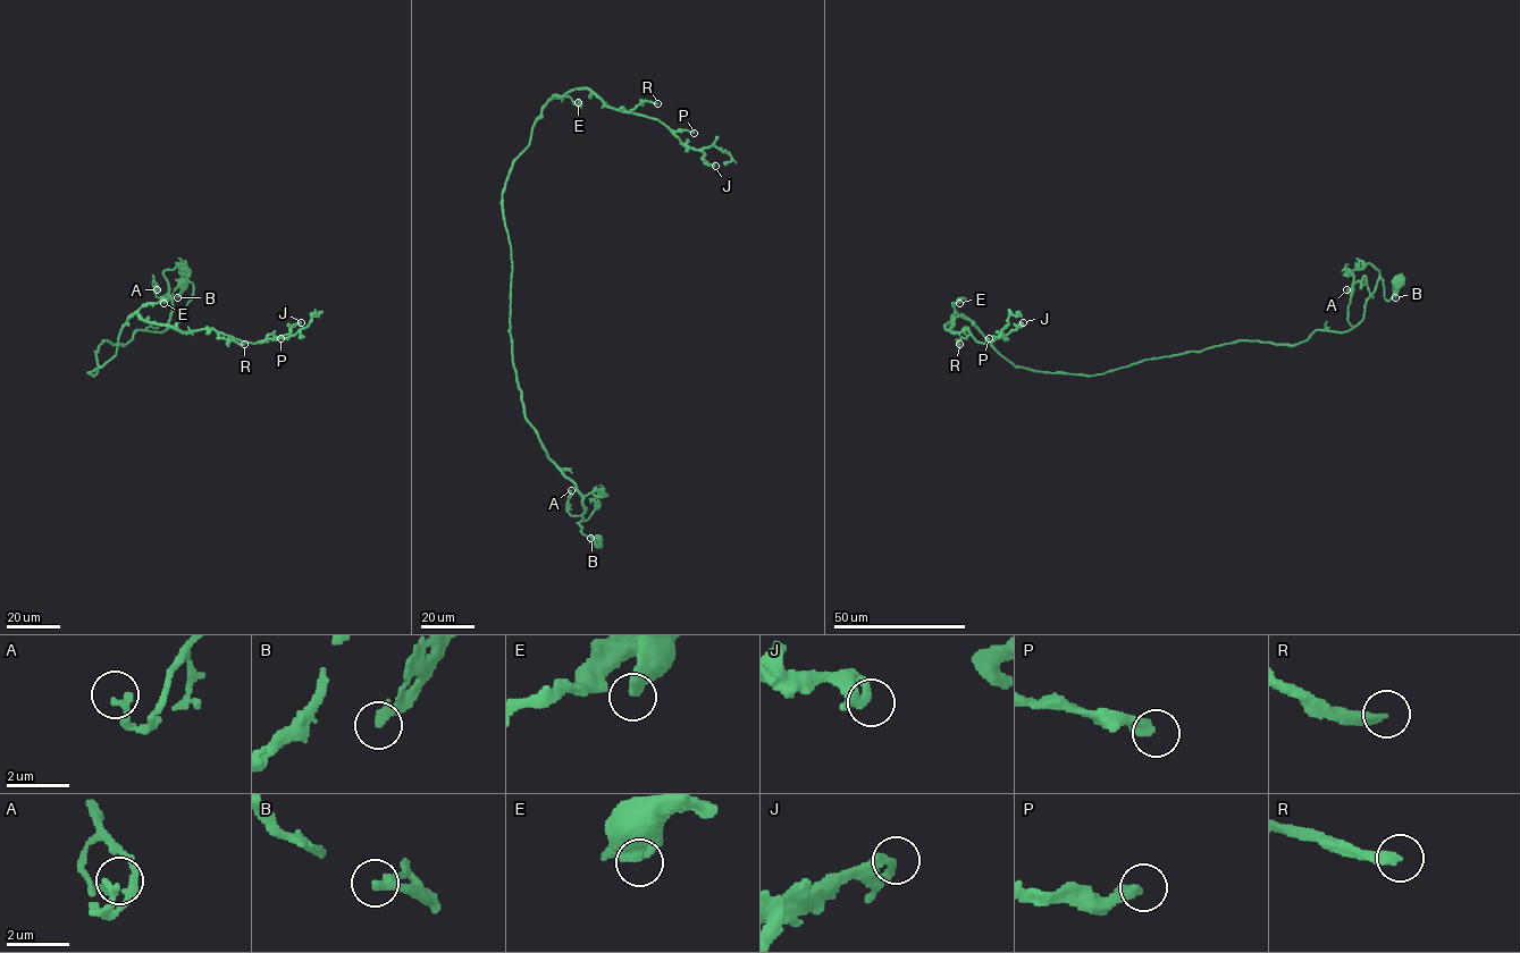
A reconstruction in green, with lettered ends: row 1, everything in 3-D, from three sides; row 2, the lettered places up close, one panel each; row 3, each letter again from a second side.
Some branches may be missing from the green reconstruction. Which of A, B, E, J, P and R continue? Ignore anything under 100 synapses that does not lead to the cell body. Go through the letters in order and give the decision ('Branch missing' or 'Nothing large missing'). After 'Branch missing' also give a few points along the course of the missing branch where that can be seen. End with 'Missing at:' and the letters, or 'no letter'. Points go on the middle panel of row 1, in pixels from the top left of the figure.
A: Nothing large missing
B: Nothing large missing
E: Nothing large missing
J: Nothing large missing
P: Nothing large missing
R: Branch missing. Course of what is missing: (657, 103), (700, 114), (712, 106), (724, 106), (736, 110), (742, 120), (735, 137), (739, 135), (717, 141)
Missing at: R

